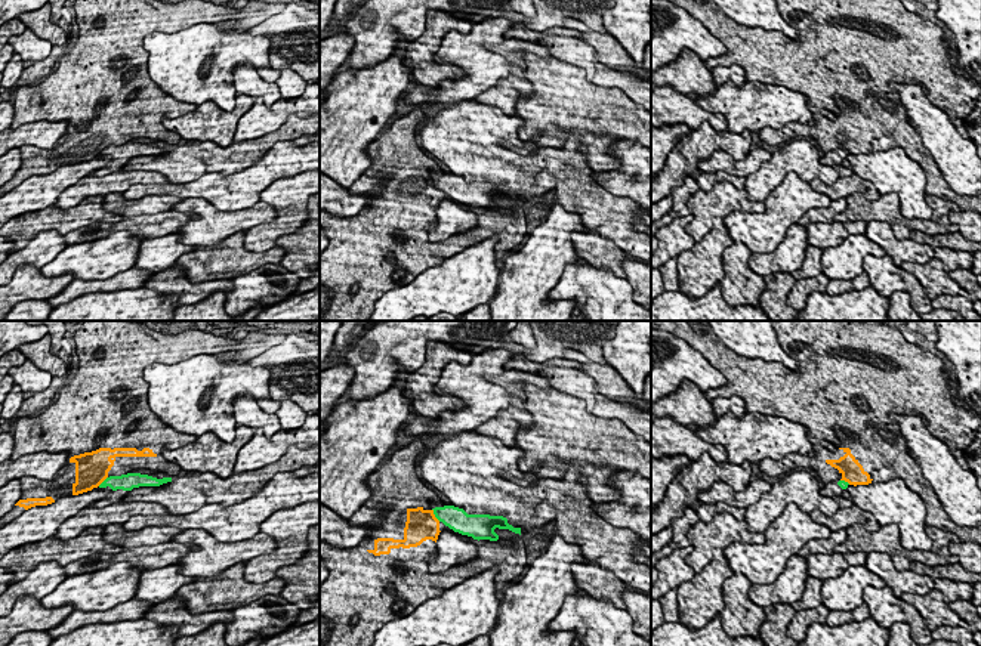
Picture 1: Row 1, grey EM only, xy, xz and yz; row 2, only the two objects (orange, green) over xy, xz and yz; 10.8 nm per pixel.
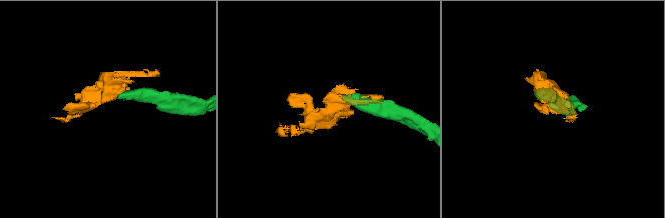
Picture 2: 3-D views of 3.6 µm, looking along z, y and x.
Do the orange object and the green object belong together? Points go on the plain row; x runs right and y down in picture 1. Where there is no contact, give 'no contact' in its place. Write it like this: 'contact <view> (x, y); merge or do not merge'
contact xz (434, 184); do not merge

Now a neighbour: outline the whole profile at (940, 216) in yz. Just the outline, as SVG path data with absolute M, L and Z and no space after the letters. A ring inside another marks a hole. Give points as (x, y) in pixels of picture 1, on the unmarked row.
M926 194L925 200L932 208L932 222L944 226L948 232L957 232L959 226L948 220L948 211L960 211L959 205L953 201L943 200L937 195Z

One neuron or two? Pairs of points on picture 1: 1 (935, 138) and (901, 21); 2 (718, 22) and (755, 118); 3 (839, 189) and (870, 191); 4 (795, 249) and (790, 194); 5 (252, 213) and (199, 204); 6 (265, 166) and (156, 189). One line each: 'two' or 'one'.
1: two
2: two
3: one
4: two
5: one
6: one

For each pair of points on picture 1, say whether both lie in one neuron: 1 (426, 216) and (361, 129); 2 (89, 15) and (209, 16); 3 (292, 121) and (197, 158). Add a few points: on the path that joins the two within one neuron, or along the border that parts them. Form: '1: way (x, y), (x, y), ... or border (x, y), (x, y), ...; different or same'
1: border (382, 132), (367, 150), (370, 161); different
2: way (108, 21), (114, 15), (176, 16); same
3: way (270, 139), (253, 151), (234, 158), (221, 158); same

